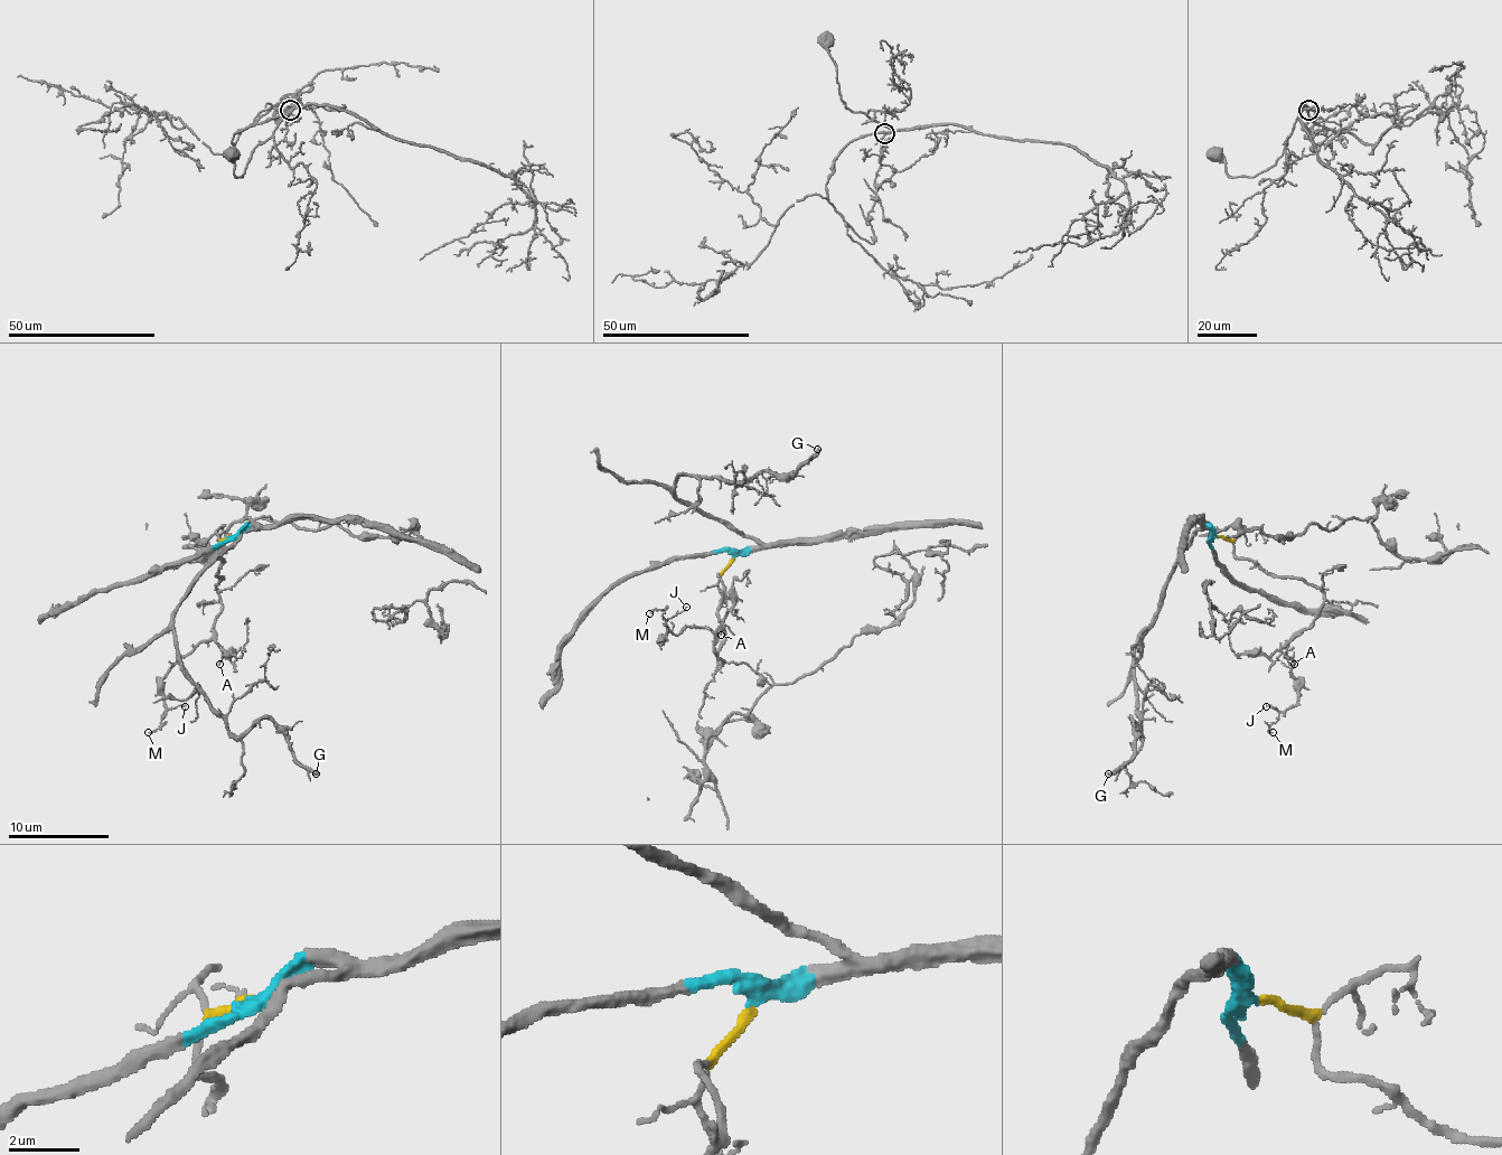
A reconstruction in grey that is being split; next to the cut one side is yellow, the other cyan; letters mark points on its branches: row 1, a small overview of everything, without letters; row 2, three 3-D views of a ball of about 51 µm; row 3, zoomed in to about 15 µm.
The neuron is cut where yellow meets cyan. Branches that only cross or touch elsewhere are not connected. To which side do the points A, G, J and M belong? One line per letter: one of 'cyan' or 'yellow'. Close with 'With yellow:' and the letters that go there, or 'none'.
A: yellow
G: cyan
J: yellow
M: yellow
With yellow: A, J, M

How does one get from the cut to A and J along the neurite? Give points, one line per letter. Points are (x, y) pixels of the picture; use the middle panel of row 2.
A: (732, 556), (717, 574), (725, 642), (717, 653), (720, 663), (715, 630), (722, 622), (720, 635)
J: (732, 556), (717, 574), (720, 663), (707, 628), (664, 638), (667, 620), (687, 607)

